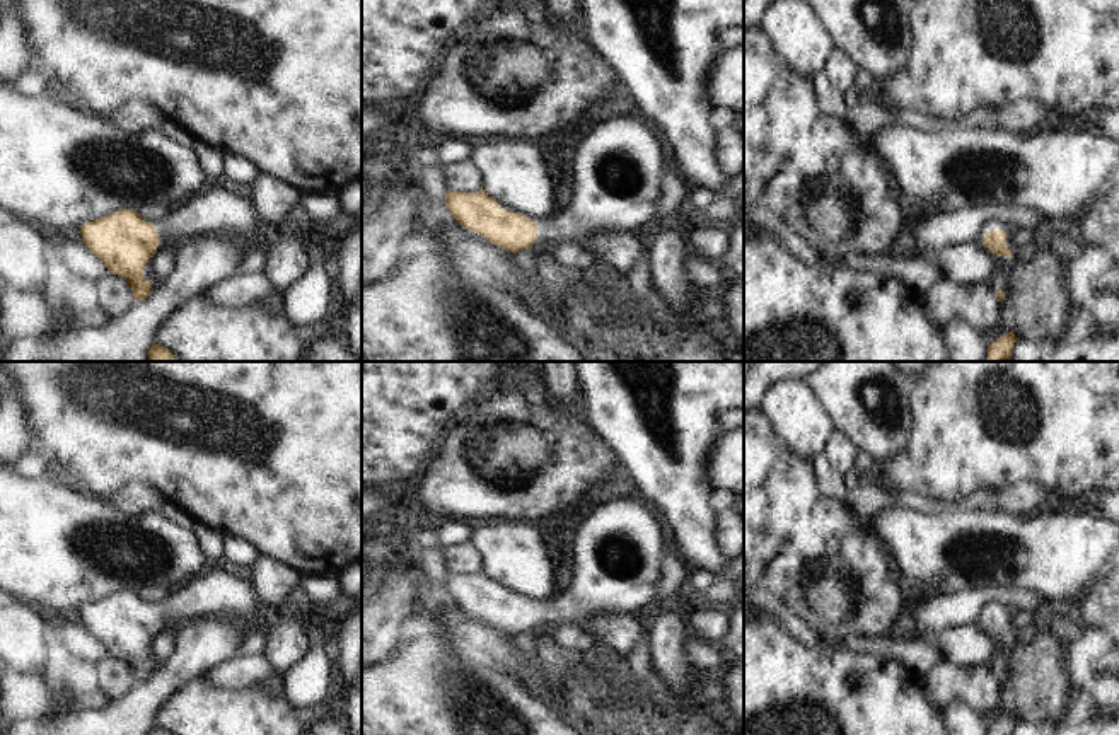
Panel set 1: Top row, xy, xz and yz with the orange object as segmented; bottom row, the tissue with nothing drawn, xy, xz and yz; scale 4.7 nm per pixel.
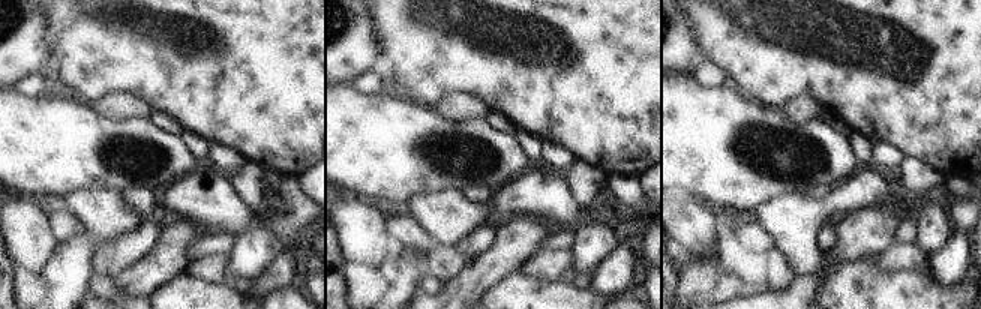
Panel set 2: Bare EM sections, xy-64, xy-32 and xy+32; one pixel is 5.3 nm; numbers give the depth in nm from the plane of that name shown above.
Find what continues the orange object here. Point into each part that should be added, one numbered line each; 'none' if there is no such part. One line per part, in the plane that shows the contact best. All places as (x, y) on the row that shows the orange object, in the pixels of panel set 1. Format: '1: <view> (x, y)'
1: xy (214, 210)

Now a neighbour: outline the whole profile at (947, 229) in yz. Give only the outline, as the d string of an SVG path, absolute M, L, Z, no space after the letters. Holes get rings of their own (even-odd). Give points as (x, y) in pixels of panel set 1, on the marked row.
M981 205L960 211L940 210L936 217L919 223L914 230L918 252L935 252L960 242L984 242L986 227L998 223L1006 229L1034 230L1049 218L1025 206Z

